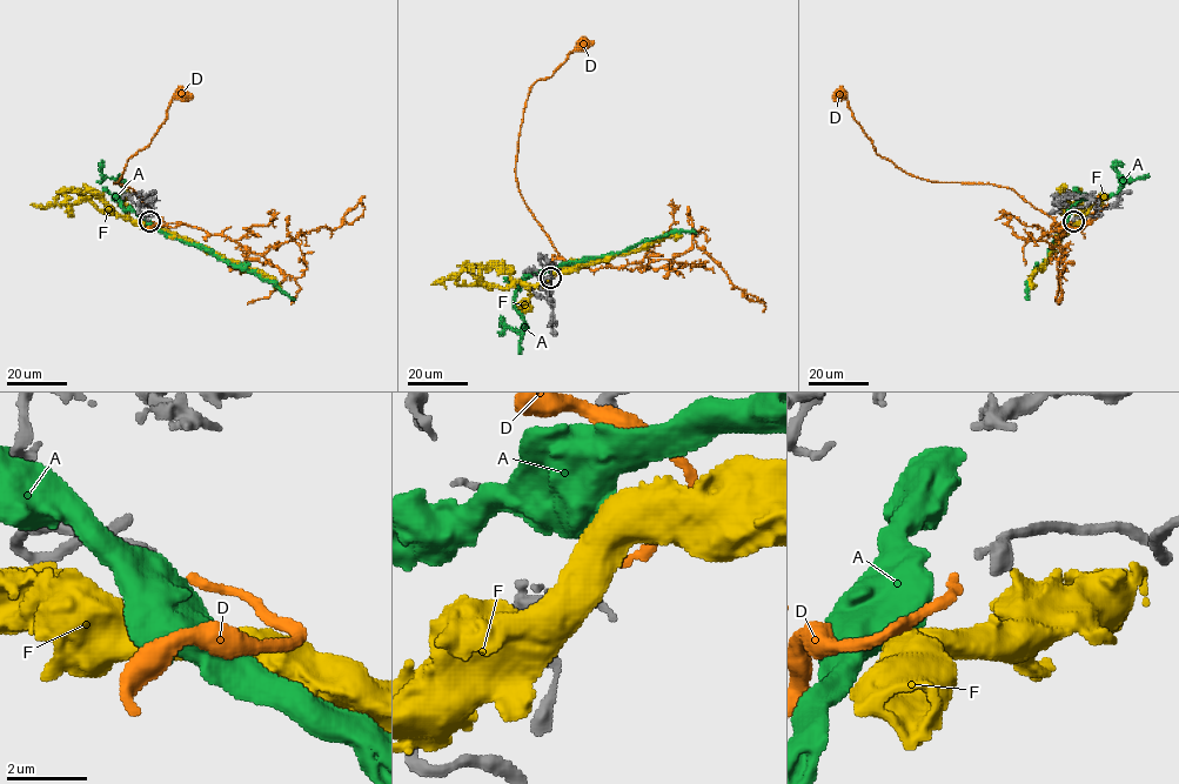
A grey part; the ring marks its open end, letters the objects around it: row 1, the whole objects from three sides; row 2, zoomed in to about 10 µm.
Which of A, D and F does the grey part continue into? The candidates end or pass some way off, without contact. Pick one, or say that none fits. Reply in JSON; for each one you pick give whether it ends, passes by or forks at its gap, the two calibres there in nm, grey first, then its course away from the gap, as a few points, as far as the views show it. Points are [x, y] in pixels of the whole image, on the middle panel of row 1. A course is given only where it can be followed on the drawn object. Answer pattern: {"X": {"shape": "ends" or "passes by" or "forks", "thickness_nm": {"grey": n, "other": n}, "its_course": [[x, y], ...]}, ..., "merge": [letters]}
{"D": {"shape": "ends", "thickness_nm": {"grey": 440, "other": 240}, "its_course": [[551, 274], [560, 268], [548, 261], [554, 255], [565, 261], [518, 189], [517, 141], [531, 86], [583, 45]]}, "merge": ["D"]}

